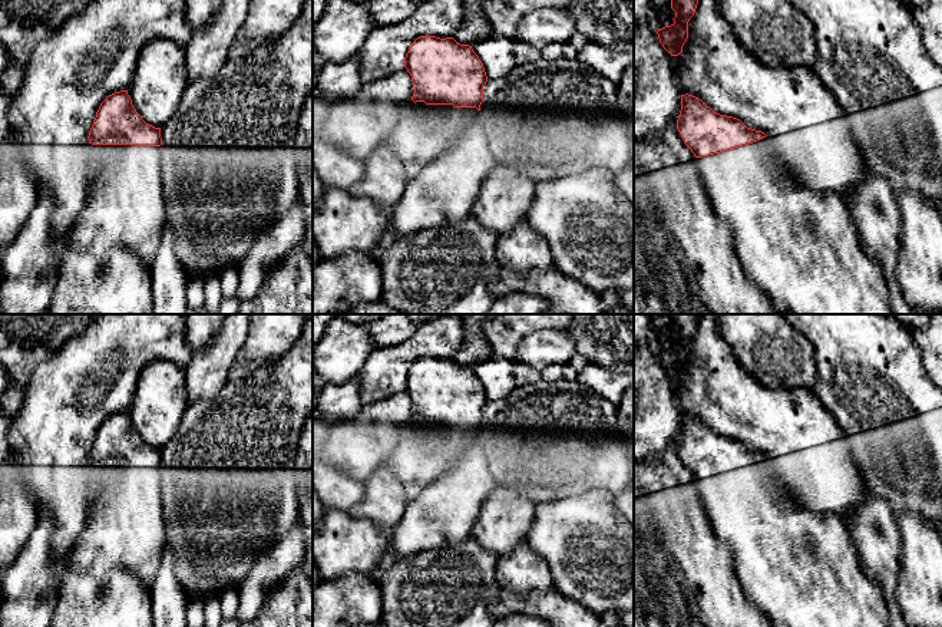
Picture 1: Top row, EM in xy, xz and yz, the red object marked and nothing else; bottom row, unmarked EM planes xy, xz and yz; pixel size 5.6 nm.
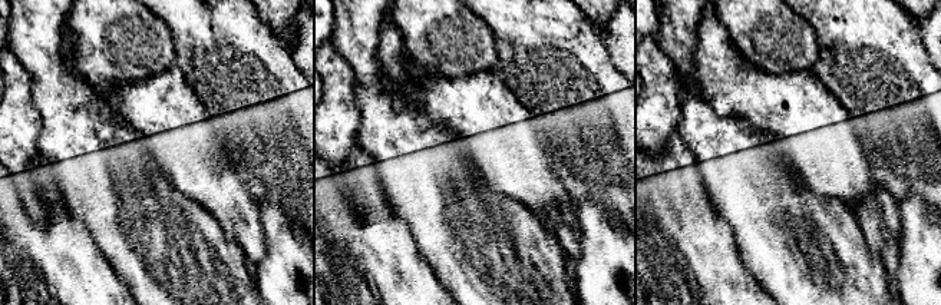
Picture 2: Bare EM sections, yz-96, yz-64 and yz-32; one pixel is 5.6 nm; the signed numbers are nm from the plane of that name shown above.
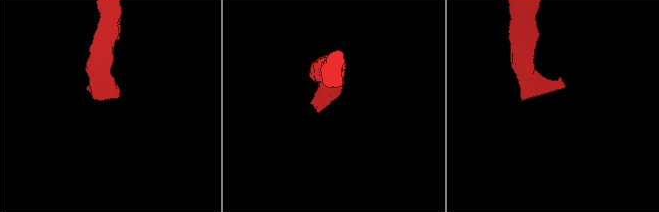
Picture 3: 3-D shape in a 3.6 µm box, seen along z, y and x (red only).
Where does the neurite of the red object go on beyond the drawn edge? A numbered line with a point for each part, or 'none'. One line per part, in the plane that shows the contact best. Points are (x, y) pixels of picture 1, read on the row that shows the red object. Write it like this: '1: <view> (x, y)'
1: xy (125, 205)

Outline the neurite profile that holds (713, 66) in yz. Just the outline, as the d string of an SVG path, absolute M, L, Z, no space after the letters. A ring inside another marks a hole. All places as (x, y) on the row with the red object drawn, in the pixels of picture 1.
M698 0L688 22L688 39L682 53L671 59L674 80L681 95L693 95L714 112L737 118L747 128L771 136L771 149L799 185L843 197L867 172L847 113L813 66L764 66L736 39L718 10L717 0Z

